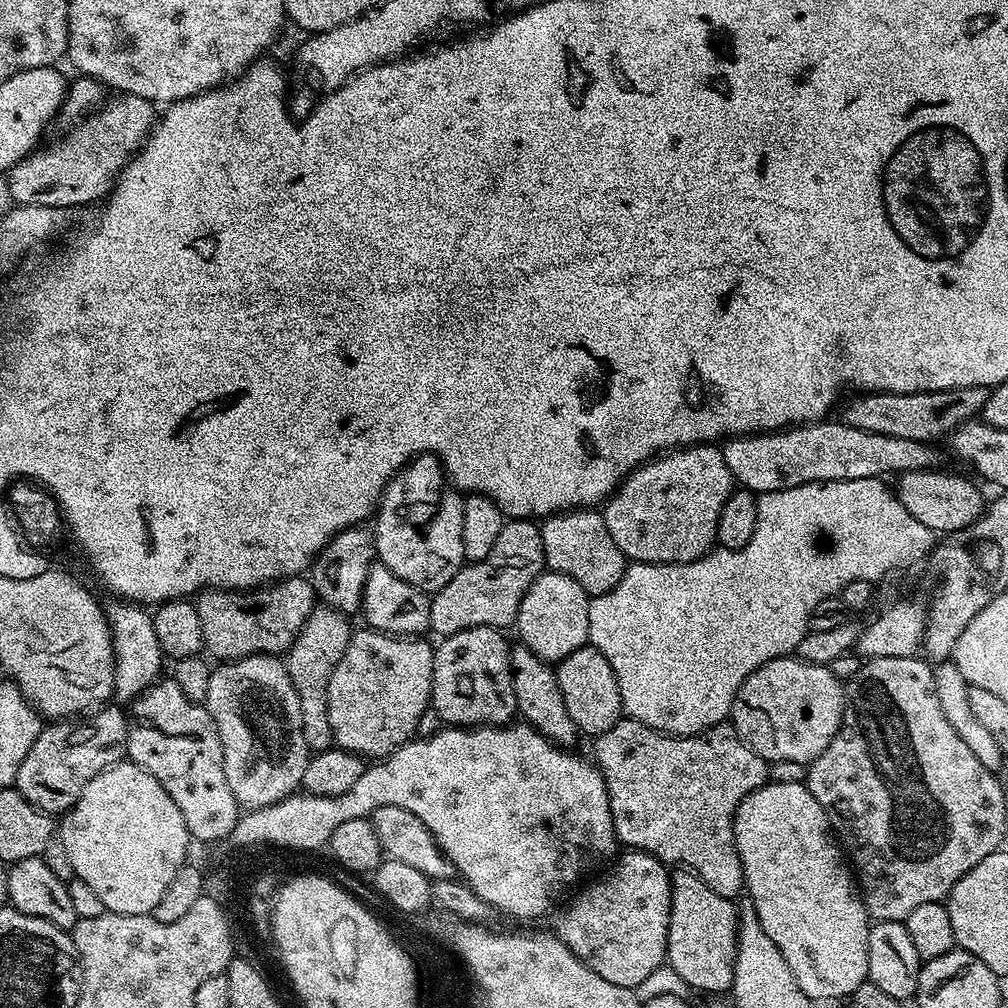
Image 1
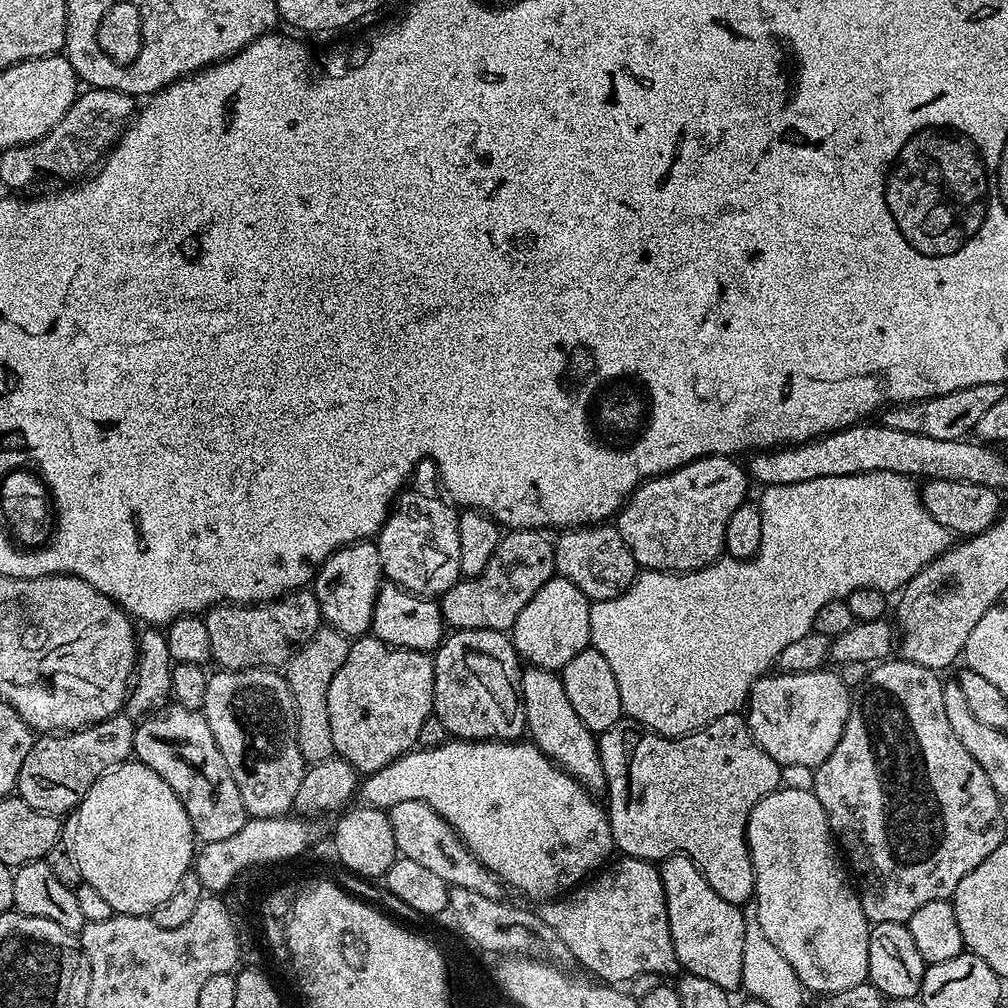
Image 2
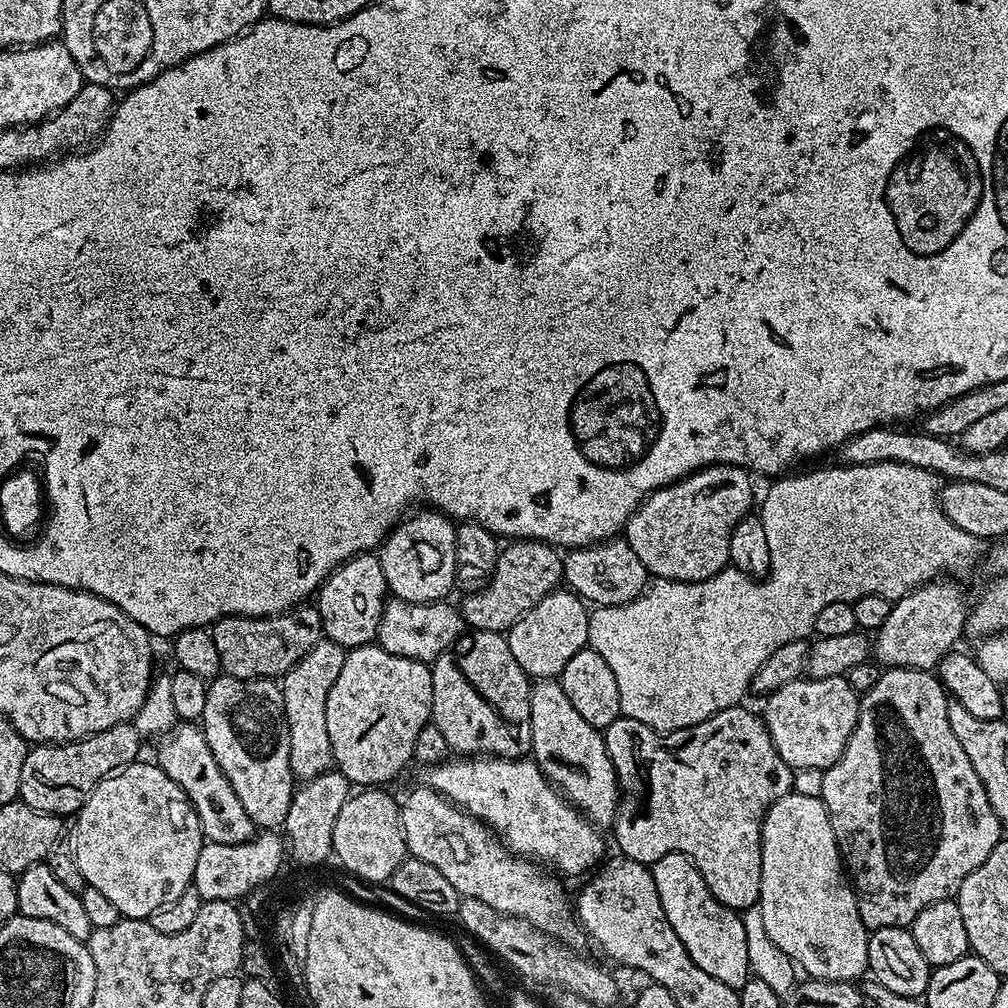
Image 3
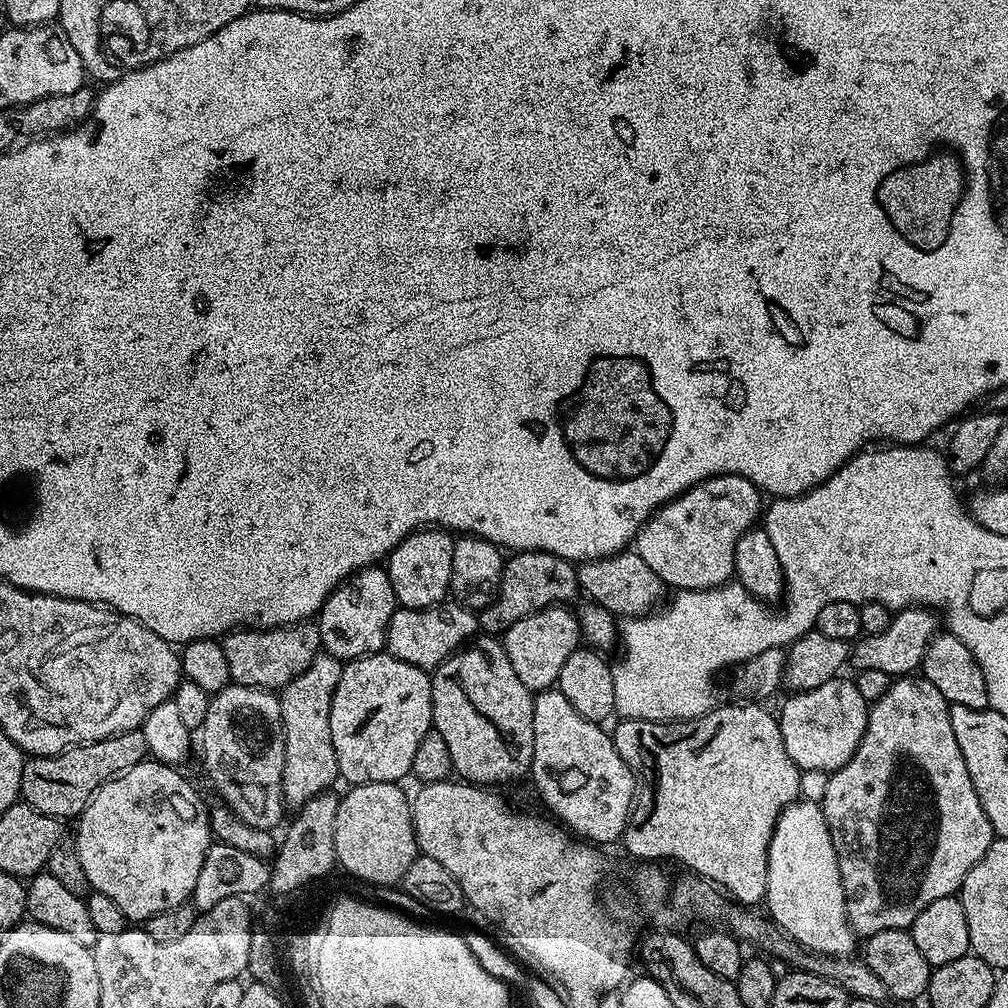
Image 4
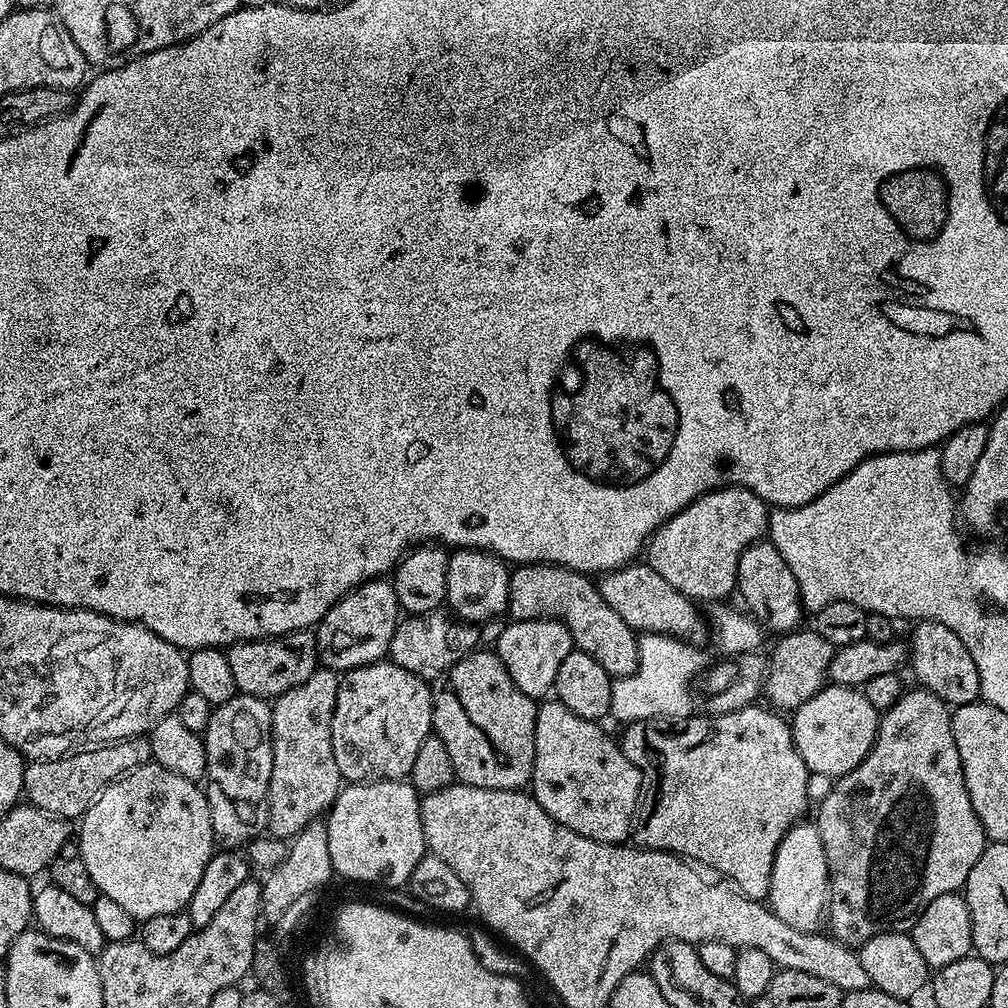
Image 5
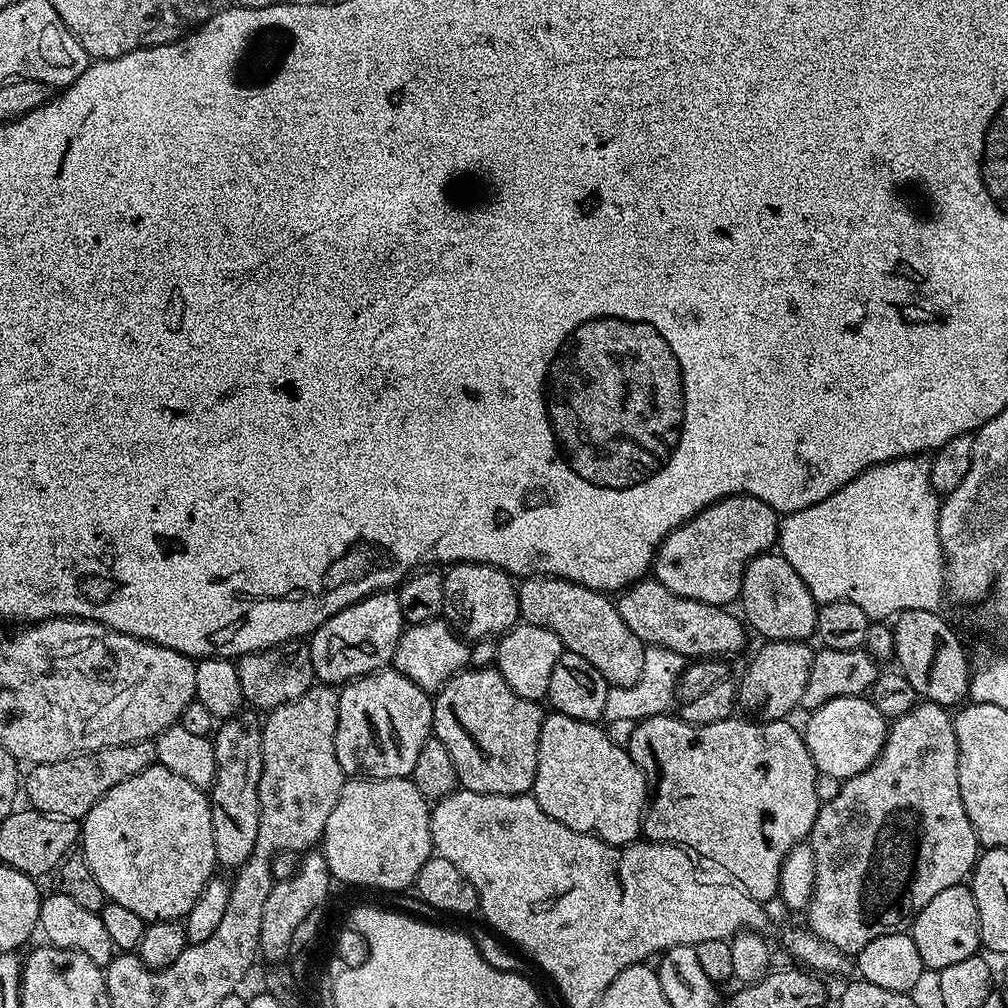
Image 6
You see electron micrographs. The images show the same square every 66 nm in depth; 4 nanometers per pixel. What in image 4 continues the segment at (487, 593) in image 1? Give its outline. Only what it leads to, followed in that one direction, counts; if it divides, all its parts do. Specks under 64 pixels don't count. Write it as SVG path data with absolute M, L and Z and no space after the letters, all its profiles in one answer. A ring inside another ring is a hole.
M512 552L504 561L500 589L492 603L479 609L481 629L488 634L502 634L514 622L543 608L564 606L578 596L580 578L573 561L558 558L555 552Z

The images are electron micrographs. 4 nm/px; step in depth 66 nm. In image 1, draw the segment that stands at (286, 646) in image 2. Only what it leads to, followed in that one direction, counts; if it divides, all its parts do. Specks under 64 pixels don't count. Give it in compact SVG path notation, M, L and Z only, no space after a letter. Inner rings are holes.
M299 575L251 590L205 590L194 603L202 621L204 652L209 657L217 656L217 661L231 662L247 656L287 653L318 601L311 579Z

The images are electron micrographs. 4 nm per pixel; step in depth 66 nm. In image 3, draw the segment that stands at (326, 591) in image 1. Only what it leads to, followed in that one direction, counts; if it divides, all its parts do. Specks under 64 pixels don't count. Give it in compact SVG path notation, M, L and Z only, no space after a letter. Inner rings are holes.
M361 554L339 564L320 585L314 600L314 607L322 618L324 636L346 650L373 643L389 596L386 574L382 574L379 555Z

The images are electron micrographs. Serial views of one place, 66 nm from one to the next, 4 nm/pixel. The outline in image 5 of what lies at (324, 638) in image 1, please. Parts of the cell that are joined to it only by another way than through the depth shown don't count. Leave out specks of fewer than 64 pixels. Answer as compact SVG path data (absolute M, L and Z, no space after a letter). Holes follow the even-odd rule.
M320 666L302 686L286 690L286 694L272 704L274 770L270 770L267 826L271 835L291 838L308 824L317 823L341 790L340 771L338 762L334 762L332 745L332 719L339 685L340 676Z

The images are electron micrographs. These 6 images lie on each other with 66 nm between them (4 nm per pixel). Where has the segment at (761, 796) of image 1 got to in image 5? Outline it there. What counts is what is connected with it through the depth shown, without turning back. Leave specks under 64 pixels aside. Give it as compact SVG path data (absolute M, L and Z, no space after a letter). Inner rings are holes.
M797 822L785 834L778 850L774 854L774 866L770 874L770 890L766 900L774 914L786 922L786 926L794 926L794 930L814 932L821 927L826 916L828 906L828 867L826 866L826 852L822 850L822 840L818 834L815 823Z

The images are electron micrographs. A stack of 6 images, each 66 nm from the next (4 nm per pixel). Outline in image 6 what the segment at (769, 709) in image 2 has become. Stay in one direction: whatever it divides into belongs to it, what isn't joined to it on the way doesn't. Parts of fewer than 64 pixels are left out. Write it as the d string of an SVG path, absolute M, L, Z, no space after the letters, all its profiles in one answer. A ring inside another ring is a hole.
M867 695L830 698L822 706L811 709L809 716L812 717L808 725L803 725L802 735L816 771L841 782L869 768L888 737L889 721Z

